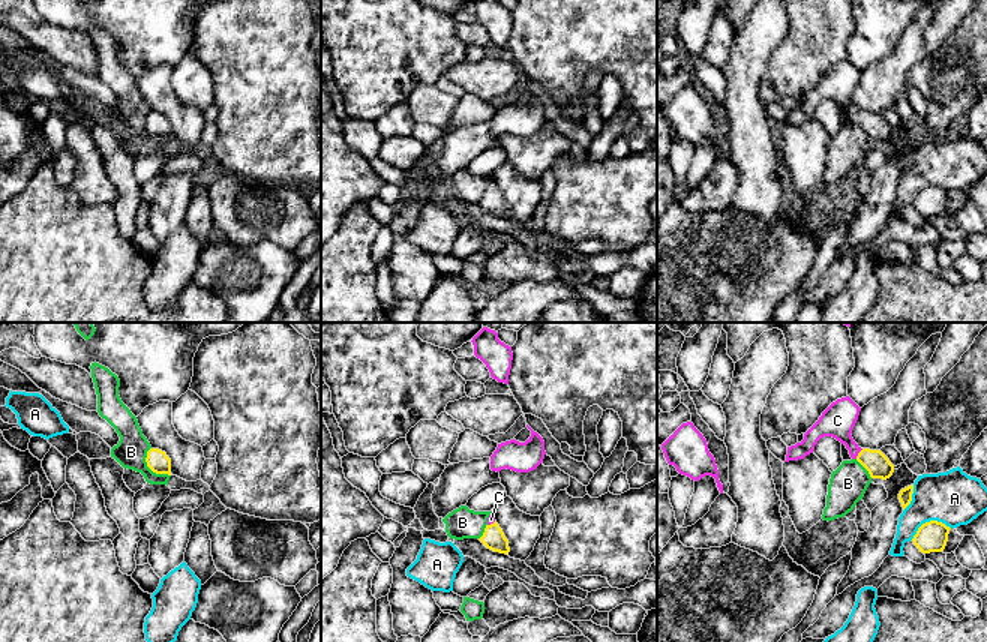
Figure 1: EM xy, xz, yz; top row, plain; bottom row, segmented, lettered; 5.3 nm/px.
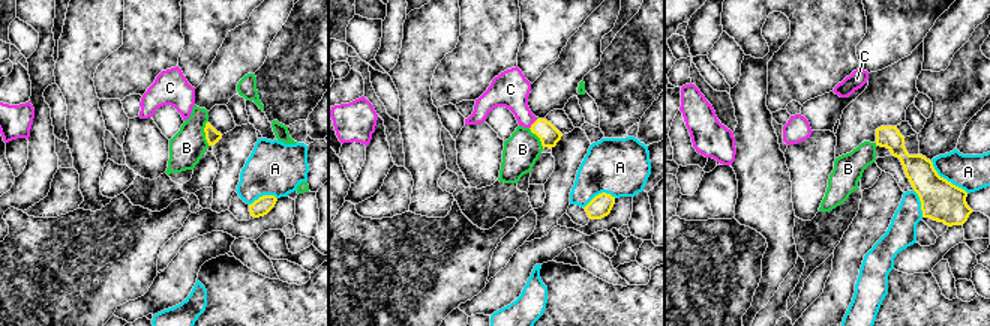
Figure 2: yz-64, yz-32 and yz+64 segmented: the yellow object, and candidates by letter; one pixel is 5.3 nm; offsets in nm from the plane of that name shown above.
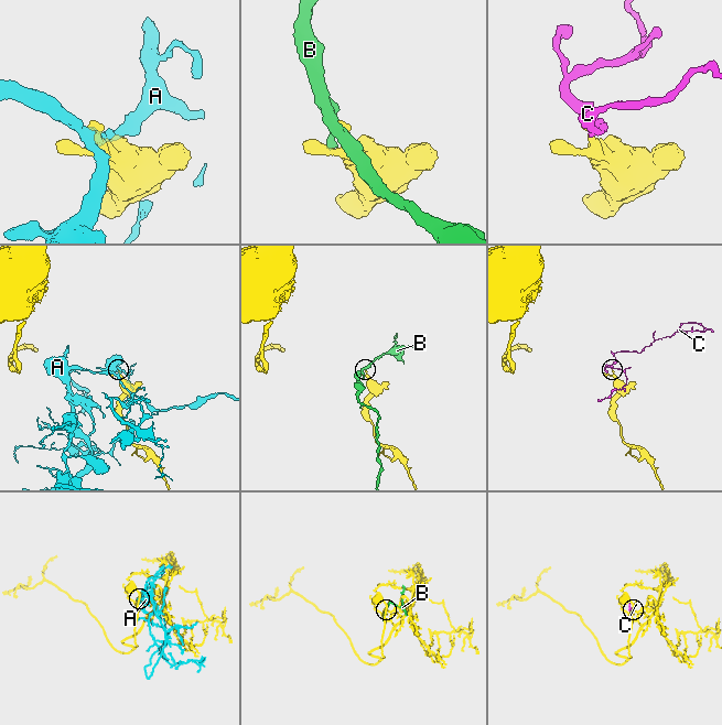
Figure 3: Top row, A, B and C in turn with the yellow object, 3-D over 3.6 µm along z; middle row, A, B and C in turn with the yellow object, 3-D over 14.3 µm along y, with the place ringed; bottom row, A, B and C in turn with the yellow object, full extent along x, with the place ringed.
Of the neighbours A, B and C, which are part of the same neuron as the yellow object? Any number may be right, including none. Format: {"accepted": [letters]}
{"accepted": ["C"]}

